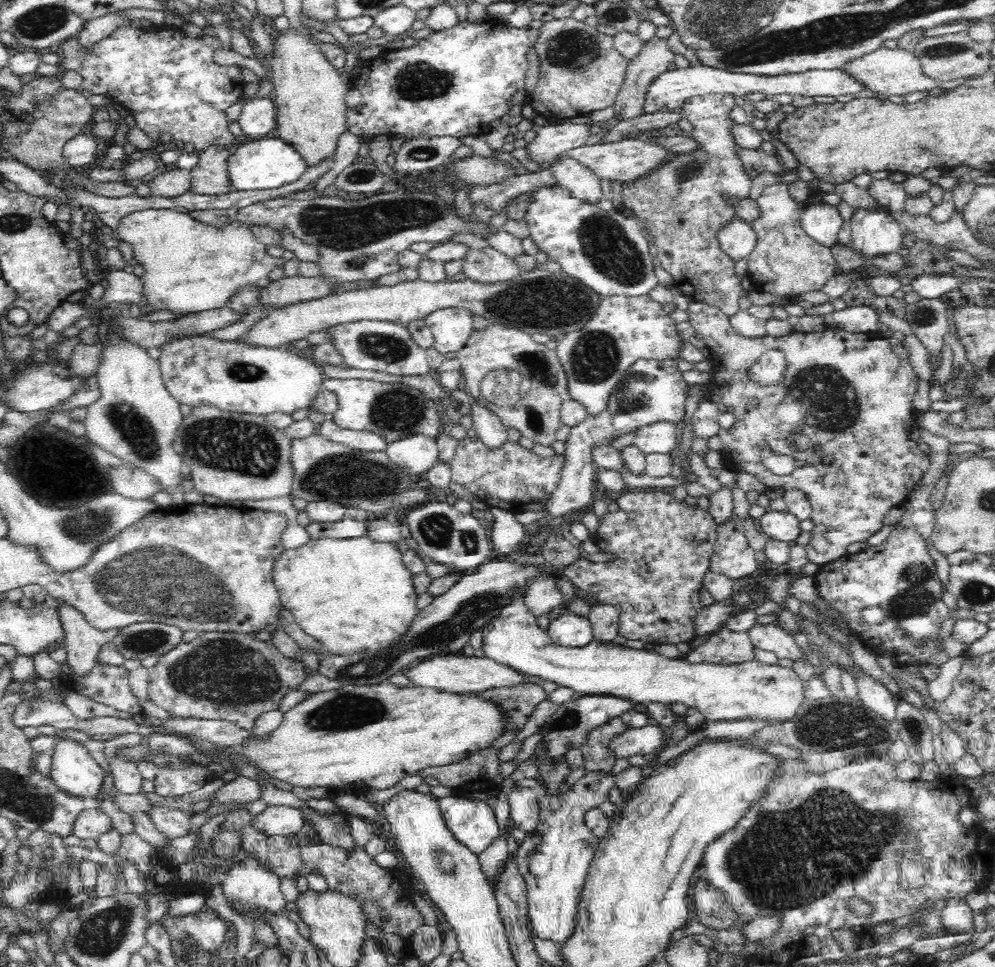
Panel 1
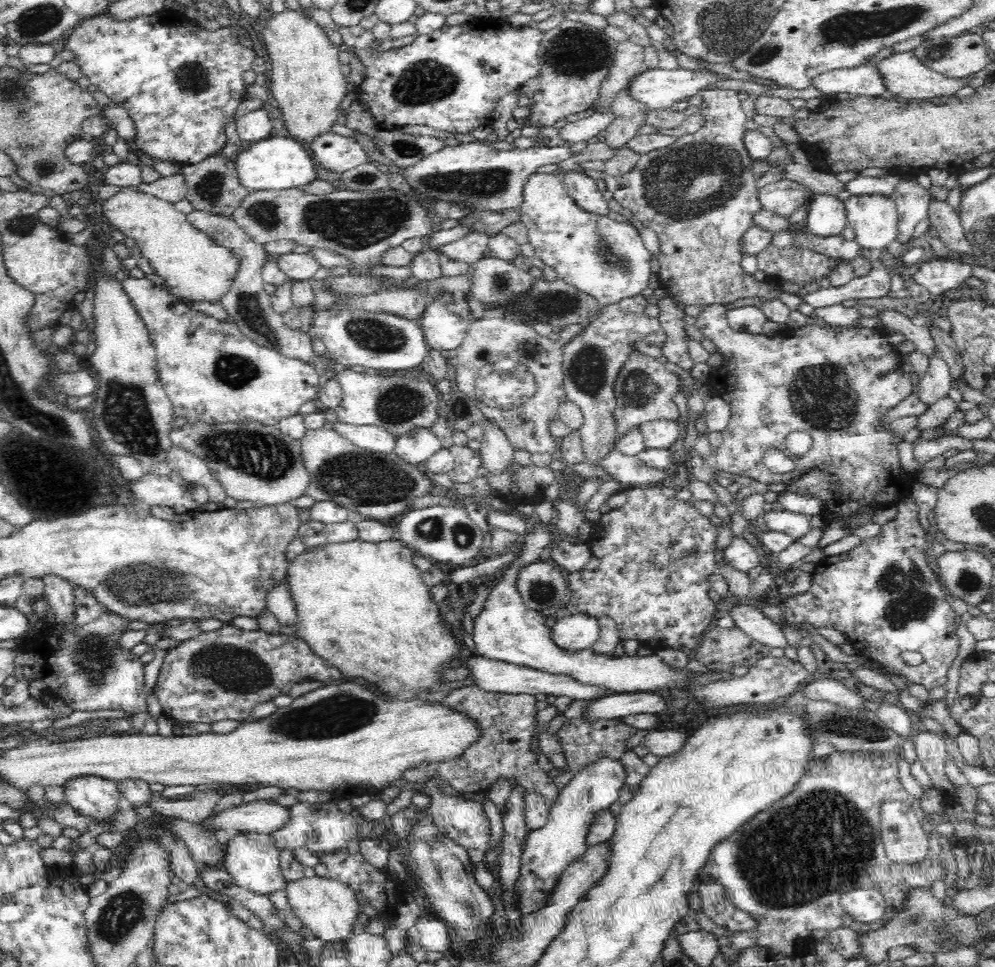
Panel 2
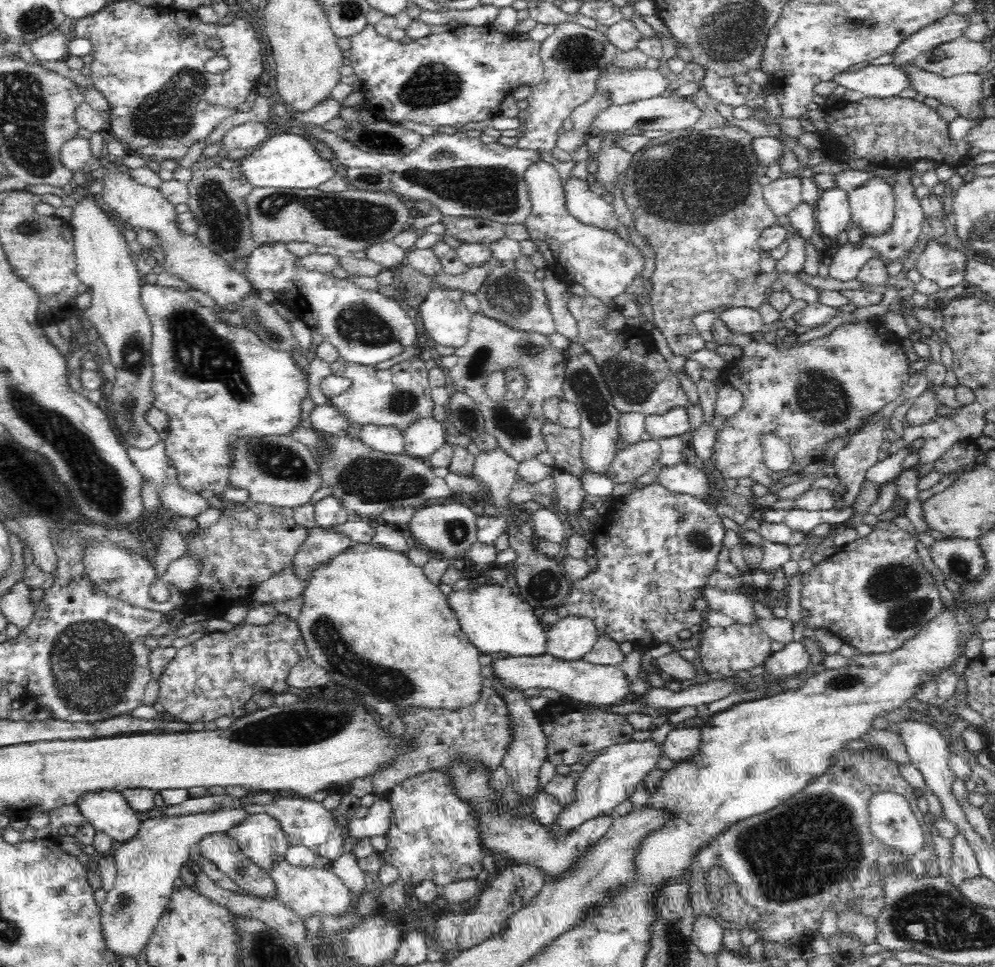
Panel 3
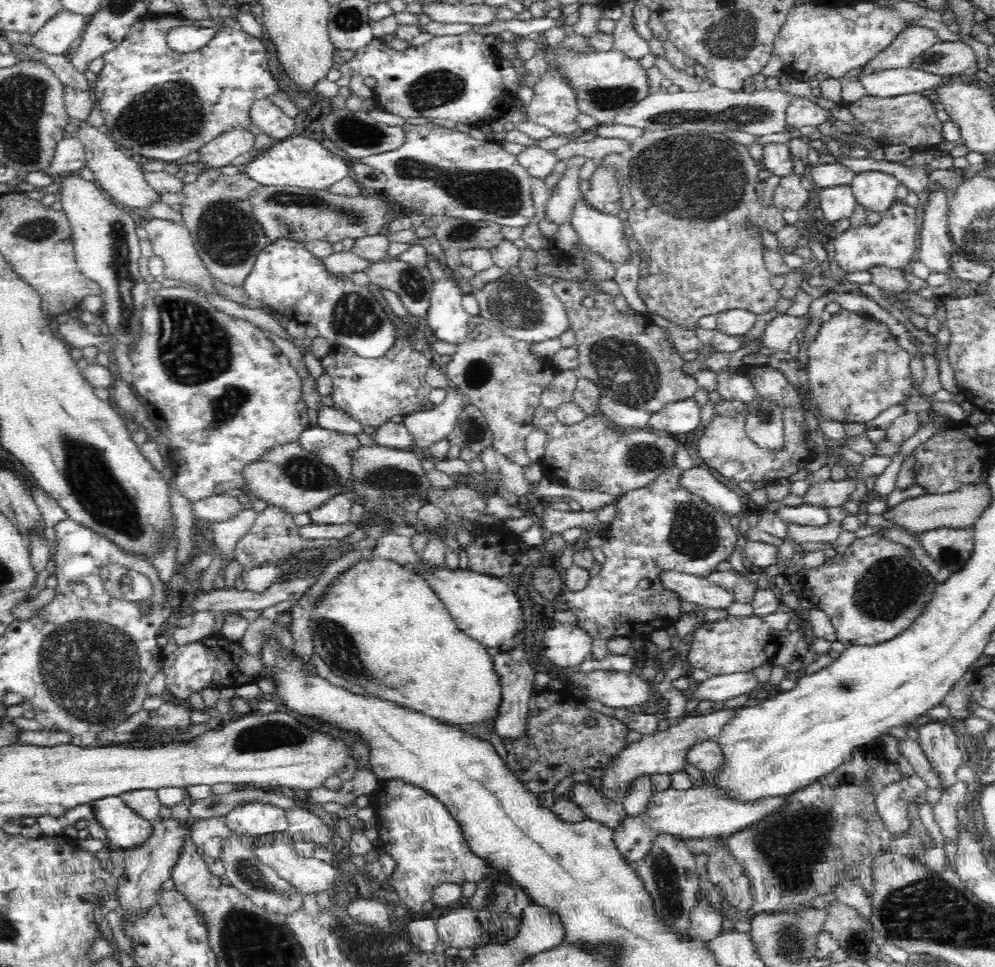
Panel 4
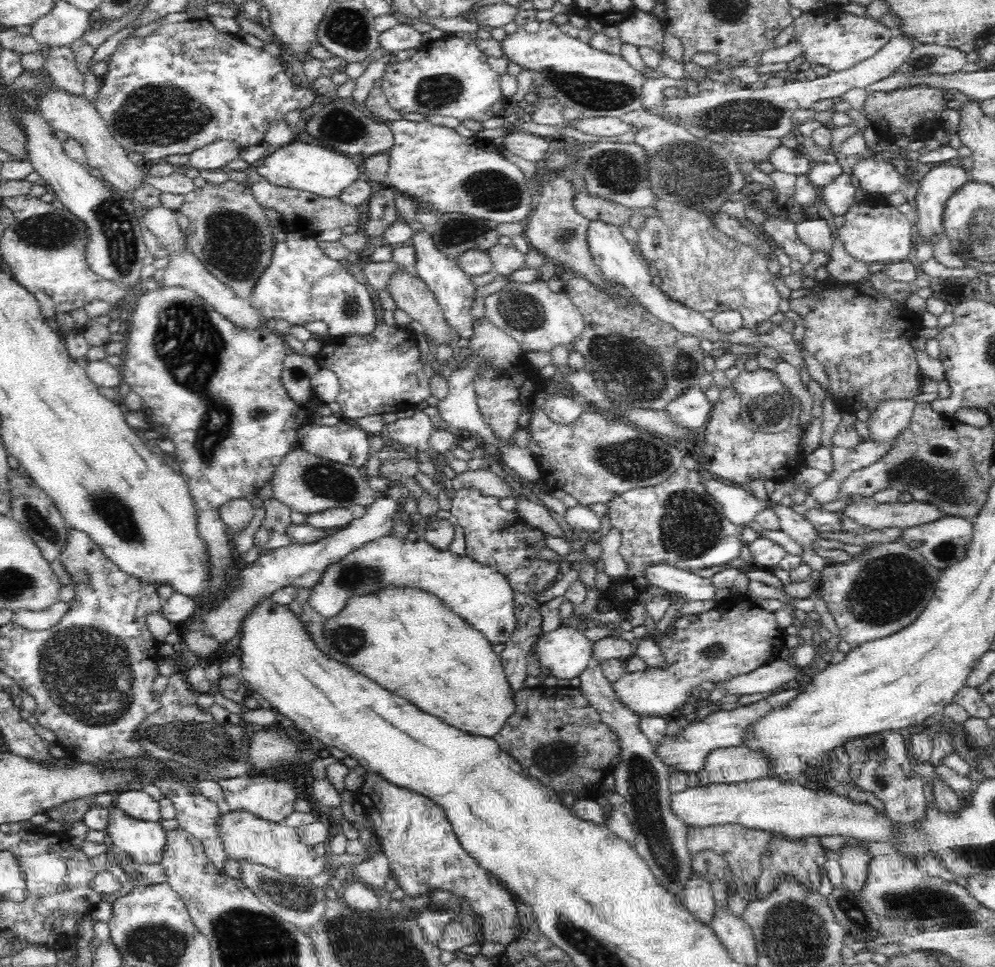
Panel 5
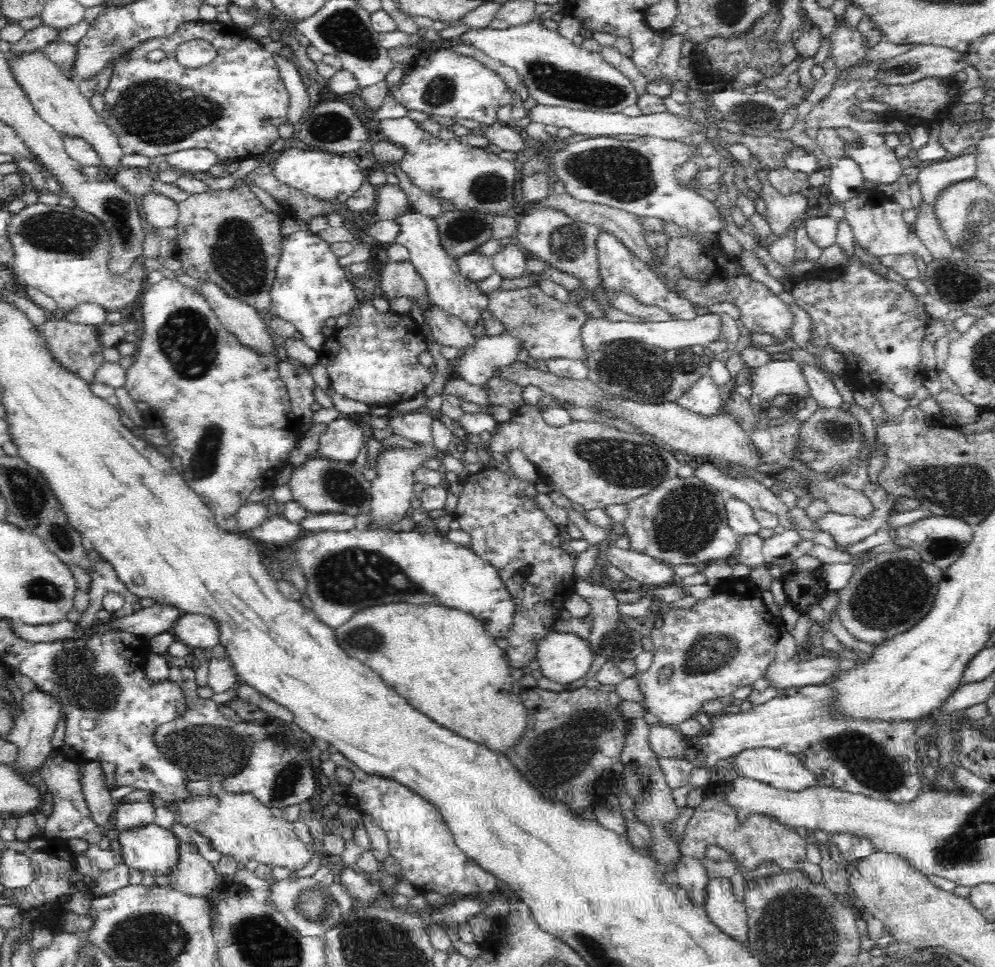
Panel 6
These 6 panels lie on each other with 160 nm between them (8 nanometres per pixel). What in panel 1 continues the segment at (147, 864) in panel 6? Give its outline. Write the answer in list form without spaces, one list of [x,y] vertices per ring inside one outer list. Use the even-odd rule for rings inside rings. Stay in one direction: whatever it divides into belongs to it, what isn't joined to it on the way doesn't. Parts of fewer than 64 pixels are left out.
[[[60,734],[50,753],[49,775],[60,789],[84,798],[98,796],[102,789],[104,771],[80,740]]]

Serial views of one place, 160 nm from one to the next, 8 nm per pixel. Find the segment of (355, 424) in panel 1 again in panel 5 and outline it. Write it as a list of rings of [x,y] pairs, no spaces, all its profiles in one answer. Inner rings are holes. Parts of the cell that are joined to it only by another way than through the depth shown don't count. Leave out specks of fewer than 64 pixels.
[[[383,322],[374,330],[374,336],[332,337],[314,356],[321,369],[331,370],[338,377],[339,394],[335,402],[340,405],[338,415],[347,421],[416,409],[418,403],[431,396],[422,352],[416,334],[408,326]]]

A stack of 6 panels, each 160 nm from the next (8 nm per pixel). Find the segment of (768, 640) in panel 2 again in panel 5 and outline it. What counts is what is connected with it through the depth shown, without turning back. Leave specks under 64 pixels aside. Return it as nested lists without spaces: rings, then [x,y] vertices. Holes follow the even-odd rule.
[[[662,565],[650,566],[644,572],[648,585],[664,589],[669,594],[683,598],[686,602],[706,603],[716,596],[711,578],[702,578],[688,571]]]

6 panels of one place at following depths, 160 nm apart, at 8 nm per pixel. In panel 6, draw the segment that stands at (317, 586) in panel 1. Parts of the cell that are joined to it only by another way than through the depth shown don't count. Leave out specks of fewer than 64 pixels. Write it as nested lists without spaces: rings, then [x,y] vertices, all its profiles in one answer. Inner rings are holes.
[[[395,601],[354,612],[350,620],[334,629],[334,633],[347,656],[380,674],[382,680],[414,708],[459,736],[505,753],[526,730],[527,712],[519,695],[523,689],[512,677],[505,650],[496,645],[474,616],[438,604]]]

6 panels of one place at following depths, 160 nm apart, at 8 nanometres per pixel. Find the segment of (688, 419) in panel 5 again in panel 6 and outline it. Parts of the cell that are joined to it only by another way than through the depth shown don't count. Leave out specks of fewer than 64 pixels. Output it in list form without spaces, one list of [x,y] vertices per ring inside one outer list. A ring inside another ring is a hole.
[[[708,374],[701,376],[690,390],[682,394],[675,402],[688,412],[710,418],[721,412],[723,401],[717,384]]]

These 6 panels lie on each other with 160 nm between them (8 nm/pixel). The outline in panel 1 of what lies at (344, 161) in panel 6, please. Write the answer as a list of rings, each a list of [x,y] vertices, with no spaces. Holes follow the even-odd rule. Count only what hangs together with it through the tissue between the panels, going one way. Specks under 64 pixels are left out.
[[[263,137],[240,144],[227,161],[227,176],[235,191],[275,190],[293,184],[306,171],[304,160],[280,138]]]

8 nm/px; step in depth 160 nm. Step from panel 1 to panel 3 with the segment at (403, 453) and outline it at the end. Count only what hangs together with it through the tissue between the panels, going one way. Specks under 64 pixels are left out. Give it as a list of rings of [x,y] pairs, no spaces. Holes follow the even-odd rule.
[[[433,416],[416,420],[403,433],[405,453],[412,458],[426,460],[447,442],[444,439],[446,427]]]

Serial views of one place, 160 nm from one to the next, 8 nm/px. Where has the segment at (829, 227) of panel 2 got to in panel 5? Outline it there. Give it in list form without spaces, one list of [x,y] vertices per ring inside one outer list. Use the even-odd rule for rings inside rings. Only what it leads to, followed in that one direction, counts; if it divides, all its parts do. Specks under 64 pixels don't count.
[[[846,169],[831,184],[822,187],[822,200],[830,208],[833,216],[845,216],[850,206],[856,203],[857,186],[854,178]]]

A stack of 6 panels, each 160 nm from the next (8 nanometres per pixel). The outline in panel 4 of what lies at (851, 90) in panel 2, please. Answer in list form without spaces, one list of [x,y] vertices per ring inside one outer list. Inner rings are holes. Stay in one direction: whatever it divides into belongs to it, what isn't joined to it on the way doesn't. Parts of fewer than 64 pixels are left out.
[[[914,67],[887,68],[867,72],[858,78],[858,82],[868,96],[892,99],[906,94],[922,93],[948,77],[954,79],[954,75],[938,76]]]

